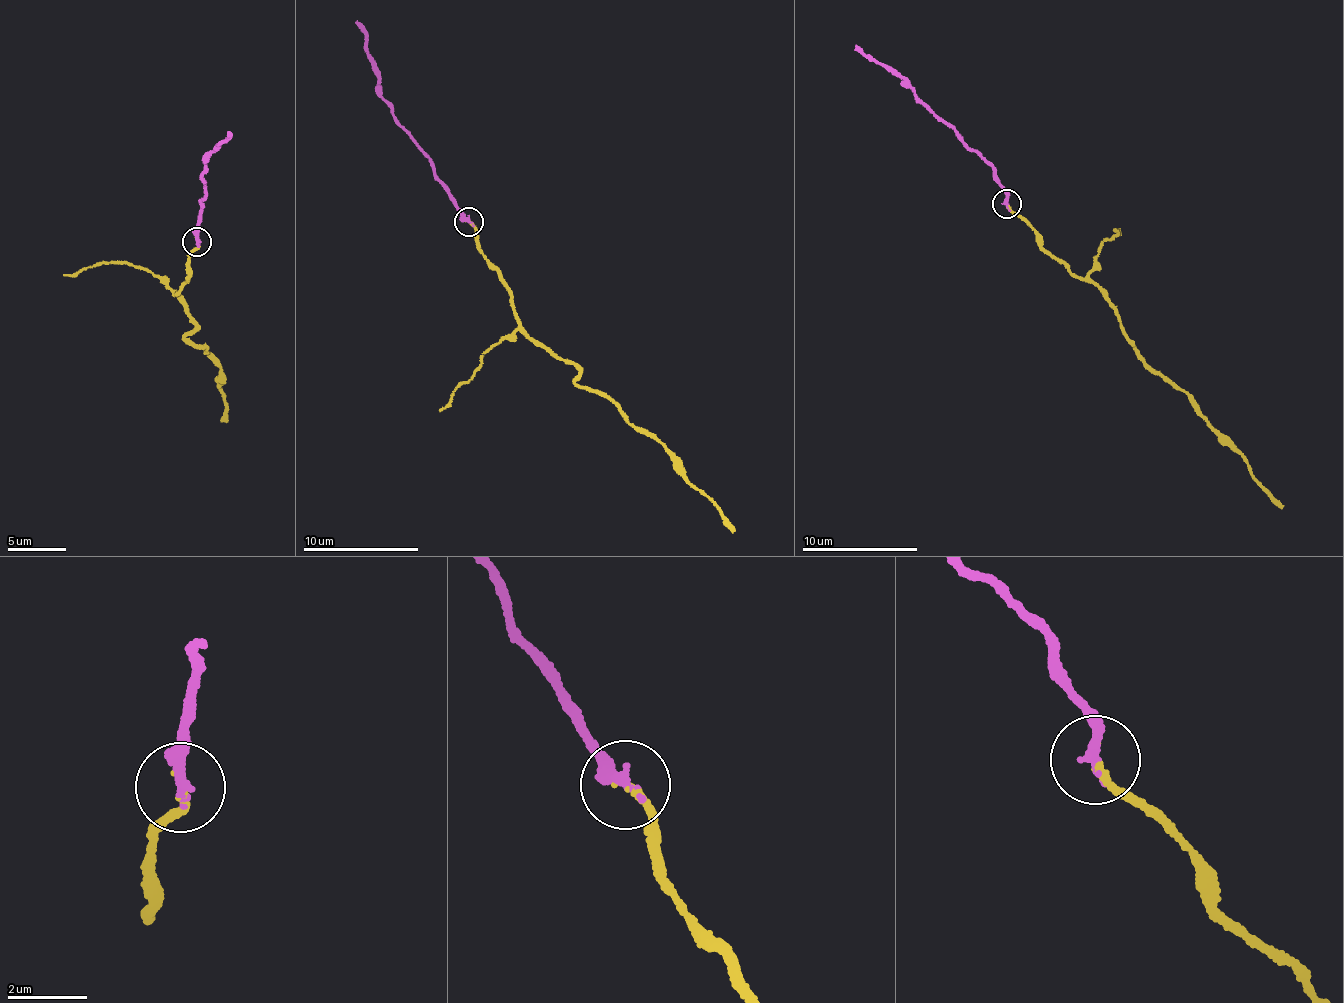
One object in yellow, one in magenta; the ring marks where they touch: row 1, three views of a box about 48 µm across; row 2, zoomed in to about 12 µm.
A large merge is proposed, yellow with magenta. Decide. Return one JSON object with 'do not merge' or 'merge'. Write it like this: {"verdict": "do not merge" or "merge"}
{"verdict": "merge"}

